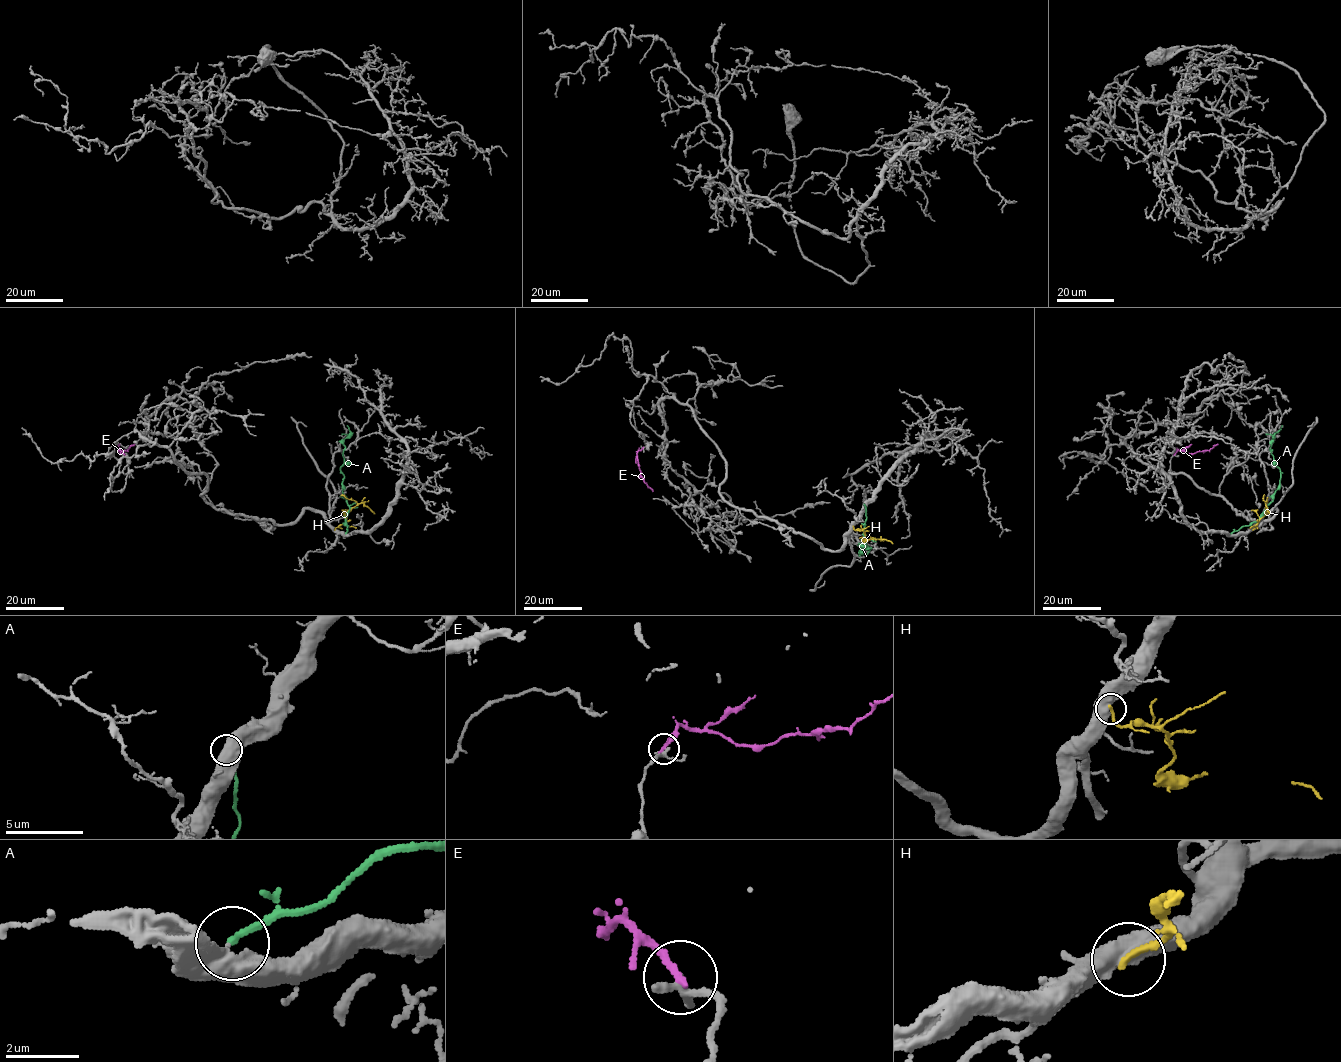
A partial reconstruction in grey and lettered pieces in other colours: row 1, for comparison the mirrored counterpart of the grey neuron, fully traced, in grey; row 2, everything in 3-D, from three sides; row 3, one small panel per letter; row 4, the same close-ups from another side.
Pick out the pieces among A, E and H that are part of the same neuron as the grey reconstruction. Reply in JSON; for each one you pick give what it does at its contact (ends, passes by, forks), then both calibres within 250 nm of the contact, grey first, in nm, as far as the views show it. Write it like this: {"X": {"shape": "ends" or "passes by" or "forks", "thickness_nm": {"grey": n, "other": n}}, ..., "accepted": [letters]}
{"accepted": []}

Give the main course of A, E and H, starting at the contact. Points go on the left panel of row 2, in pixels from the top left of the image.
A: (346, 533), (345, 515), (349, 507), (343, 491), (340, 467), (344, 463), (343, 440), (351, 433), (347, 425)
E: (124, 454), (119, 451), (135, 444)
H: (335, 529), (345, 523), (344, 514), (361, 503), (374, 514)

